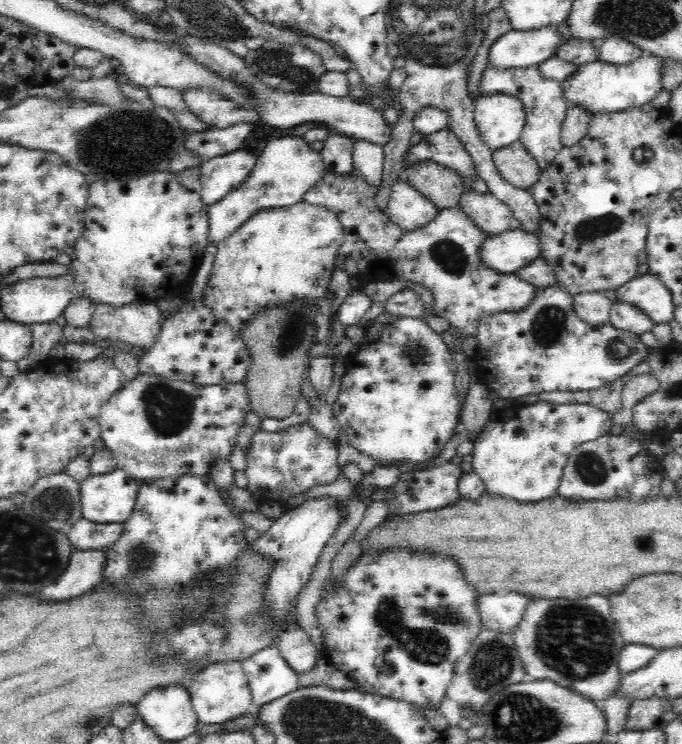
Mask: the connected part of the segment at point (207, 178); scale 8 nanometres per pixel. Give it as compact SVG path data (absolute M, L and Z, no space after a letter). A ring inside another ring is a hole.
M235 150L202 163L201 190L198 192L202 202L210 206L238 188L254 170L257 158L250 152Z

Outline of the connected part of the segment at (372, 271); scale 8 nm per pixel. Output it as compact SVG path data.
M324 170L313 188L306 190L302 200L314 206L325 206L330 212L336 213L344 230L344 242L338 250L334 270L345 270L363 288L374 280L403 280L423 286L432 294L432 314L448 320L450 326L458 328L462 334L468 336L477 333L477 327L485 317L504 313L506 310L517 313L533 300L534 293L537 292L533 283L519 279L514 274L500 274L481 262L481 244L487 237L486 233L473 219L468 218L461 207L441 210L426 226L407 232L400 229L377 207L376 195L380 187L381 184L370 186L357 172L337 174Z

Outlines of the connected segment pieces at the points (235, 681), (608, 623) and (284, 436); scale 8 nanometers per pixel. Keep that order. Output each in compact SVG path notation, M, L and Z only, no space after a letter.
M238 660L210 664L206 670L202 670L196 675L187 691L200 724L222 724L222 722L242 716L253 709L250 687L241 662Z
M594 594L584 600L568 600L568 598L556 598L556 600L530 600L530 606L526 606L526 614L518 622L516 629L512 630L513 646L525 674L530 680L551 680L558 686L581 694L582 697L593 700L606 700L612 696L617 684L621 681L621 672L618 670L618 658L624 648L618 627L610 612L608 600L600 594Z
M308 421L294 424L276 432L256 430L250 438L250 448L245 453L245 477L248 486L244 488L258 502L278 502L279 504L303 495L317 486L333 484L342 474L338 462L338 445L323 437Z

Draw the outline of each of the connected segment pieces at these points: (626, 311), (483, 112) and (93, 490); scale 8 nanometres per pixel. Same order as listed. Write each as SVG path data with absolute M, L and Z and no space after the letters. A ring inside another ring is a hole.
M612 303L608 323L618 330L632 331L638 336L650 333L654 325L644 312L626 303Z
M488 94L474 100L474 121L478 133L493 151L519 140L525 124L520 99L507 94Z
M117 468L109 474L90 475L80 484L82 518L96 524L126 523L140 482Z

